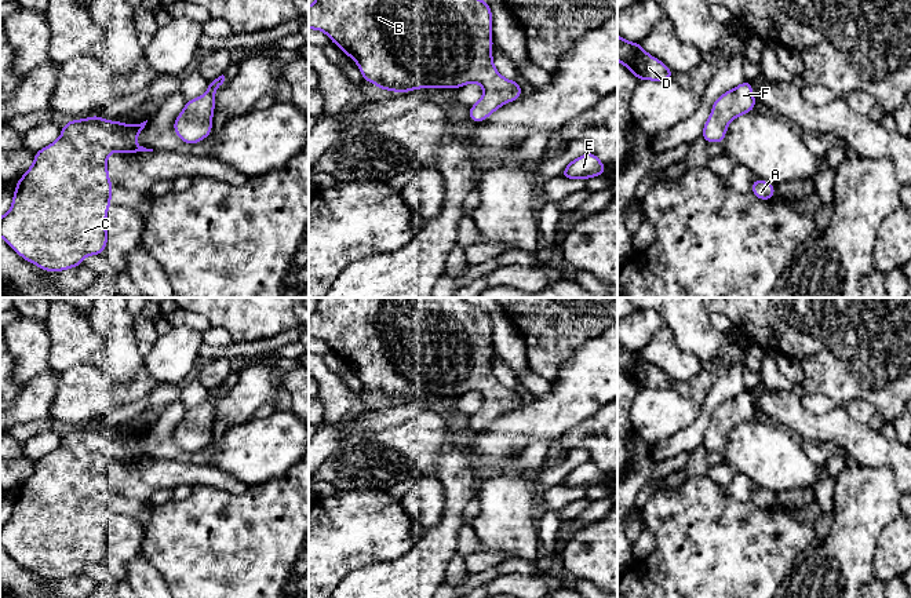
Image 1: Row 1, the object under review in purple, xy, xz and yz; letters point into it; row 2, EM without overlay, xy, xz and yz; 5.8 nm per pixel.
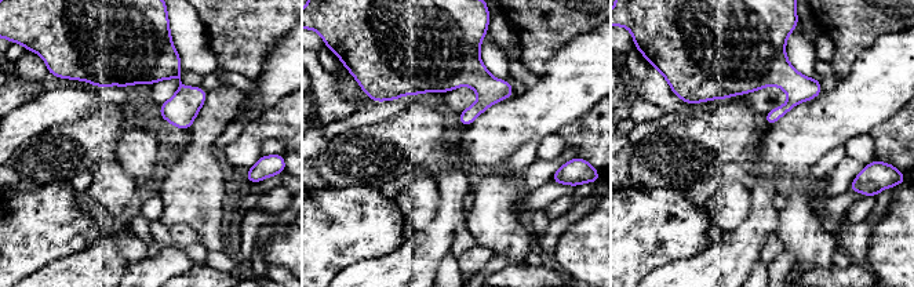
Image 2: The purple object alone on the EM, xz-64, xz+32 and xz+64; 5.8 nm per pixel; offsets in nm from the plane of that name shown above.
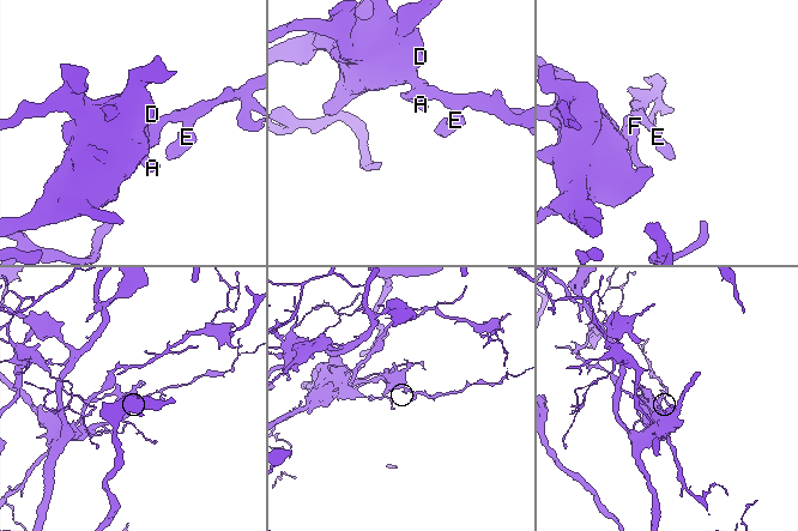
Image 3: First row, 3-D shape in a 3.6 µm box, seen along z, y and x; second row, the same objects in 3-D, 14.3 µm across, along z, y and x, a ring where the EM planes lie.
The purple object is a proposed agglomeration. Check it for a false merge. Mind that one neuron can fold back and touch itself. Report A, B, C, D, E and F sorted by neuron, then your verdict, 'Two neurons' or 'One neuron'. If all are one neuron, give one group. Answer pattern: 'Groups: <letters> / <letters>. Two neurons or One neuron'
Groups: A B C D E F. One neuron

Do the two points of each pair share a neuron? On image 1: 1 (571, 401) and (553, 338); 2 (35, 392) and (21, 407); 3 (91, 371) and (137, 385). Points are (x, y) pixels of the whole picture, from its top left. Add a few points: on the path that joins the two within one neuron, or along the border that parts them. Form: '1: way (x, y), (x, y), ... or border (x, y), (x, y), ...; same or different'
1: border (583, 343), (553, 380); different
2: way (32, 396), (25, 403); same
3: way (102, 382), (108, 387), (126, 387); same

